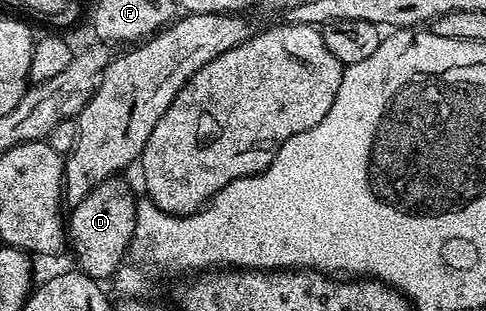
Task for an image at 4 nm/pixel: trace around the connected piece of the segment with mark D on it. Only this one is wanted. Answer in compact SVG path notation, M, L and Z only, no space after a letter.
M115 176L107 178L103 183L99 183L99 187L95 187L95 191L91 191L87 195L87 199L83 199L77 205L72 206L71 216L67 221L67 237L71 242L71 249L73 245L74 255L77 256L76 268L89 277L98 279L112 278L126 260L129 245L133 242L139 197L138 194L133 194L133 189L127 182L121 180L125 179Z

